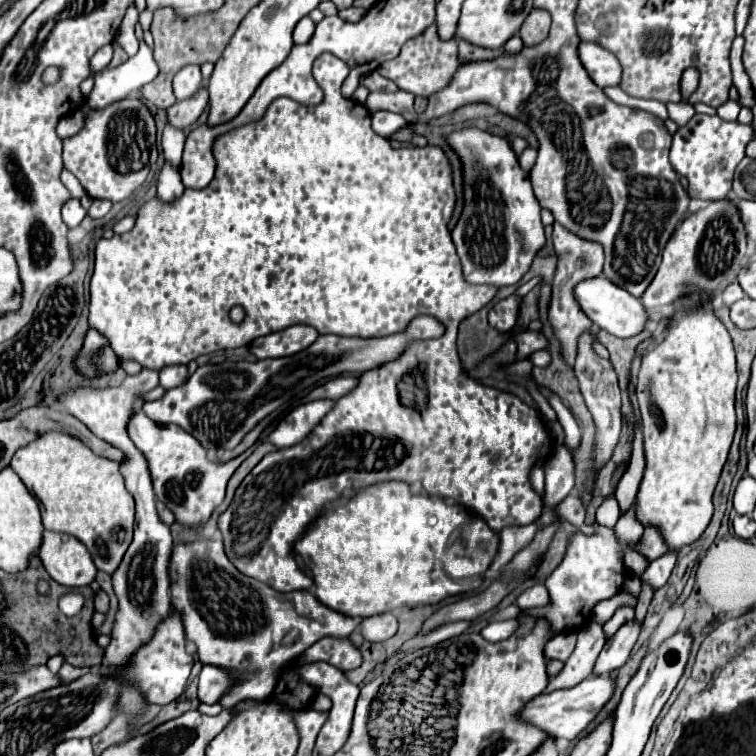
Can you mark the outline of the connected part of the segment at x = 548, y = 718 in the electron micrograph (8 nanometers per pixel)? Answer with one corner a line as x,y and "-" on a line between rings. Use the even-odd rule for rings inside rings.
590,677
584,679
582,685
572,687
570,691
556,691
554,695
538,695
526,705
526,711
522,711
522,719
528,723
534,723
538,729
552,733
554,737
574,741
602,711
602,707
612,699
616,689
616,681
612,677

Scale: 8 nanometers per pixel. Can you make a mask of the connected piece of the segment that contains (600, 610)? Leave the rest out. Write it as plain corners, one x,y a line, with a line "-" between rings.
618,593
614,599
608,599
606,603
602,603
602,605
598,605
598,607
594,607
594,613
592,613
592,619
596,621
596,623
600,623
600,625
604,625
612,615
614,615
614,611
622,605
622,603
626,603
626,595
622,595
622,593

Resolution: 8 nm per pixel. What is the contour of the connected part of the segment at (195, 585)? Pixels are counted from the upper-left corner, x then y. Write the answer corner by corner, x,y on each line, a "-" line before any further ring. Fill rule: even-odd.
196,539
192,543
178,543
172,547
170,555
170,597
174,611
180,613
186,639
196,645
196,655
202,665
216,665
226,669
234,677
234,685
218,699
222,707
234,707
244,699
264,701
270,697
276,685
276,671
282,669
288,661
298,657
304,649
316,643
322,637
348,637
360,623
360,617
348,617
338,611
330,611
330,607
318,603
314,595
308,591
294,593
278,593
272,587
258,583
242,575
224,553
220,539

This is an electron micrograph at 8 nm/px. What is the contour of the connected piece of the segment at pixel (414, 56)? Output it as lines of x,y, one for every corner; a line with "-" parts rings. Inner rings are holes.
432,23
418,37
407,41
403,45
398,59
382,63
378,67
378,73
382,77
394,81
400,89
412,91
420,97
430,97
430,93
436,93
450,83
456,69
458,69
458,41
456,39
442,41
438,37
438,25

